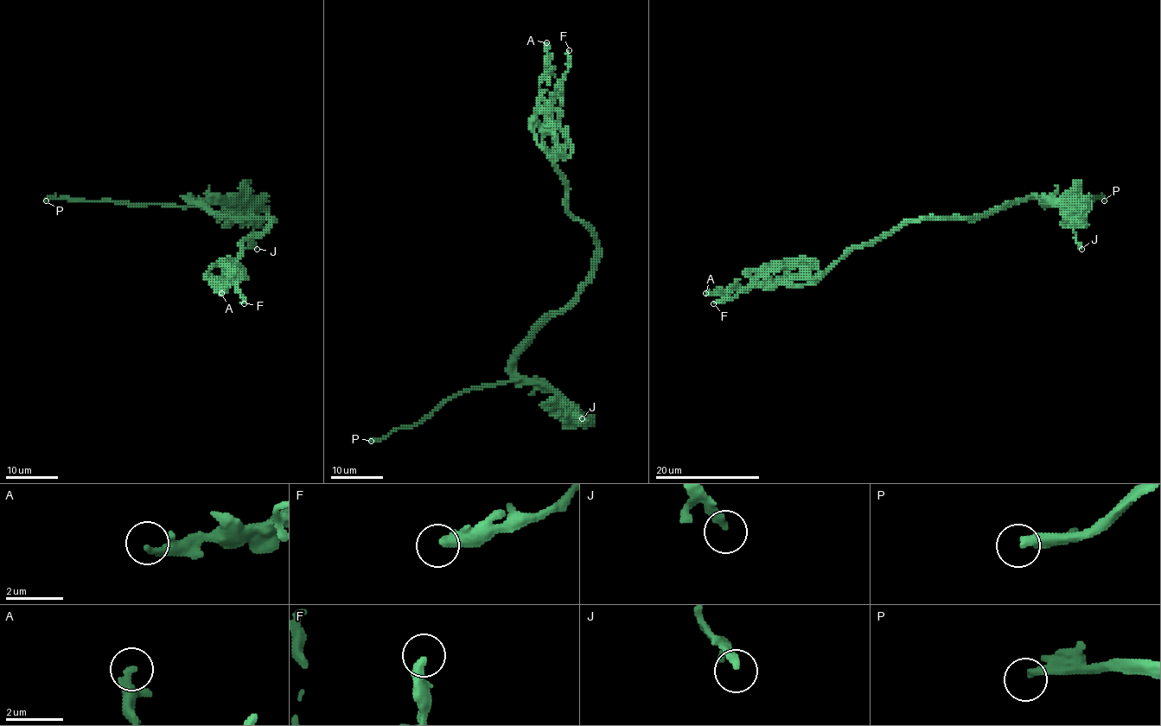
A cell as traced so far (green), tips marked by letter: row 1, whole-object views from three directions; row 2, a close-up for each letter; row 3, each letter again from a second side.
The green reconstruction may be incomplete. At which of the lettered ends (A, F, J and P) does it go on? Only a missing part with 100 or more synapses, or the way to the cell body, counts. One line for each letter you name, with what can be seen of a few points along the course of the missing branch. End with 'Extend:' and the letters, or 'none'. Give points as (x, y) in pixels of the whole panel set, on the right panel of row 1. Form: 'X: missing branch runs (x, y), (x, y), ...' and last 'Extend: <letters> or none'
P: missing branch runs (1104, 200), (1118, 213), (1117, 234), (1125, 257), (1128, 262), (1135, 262)
Extend: P

